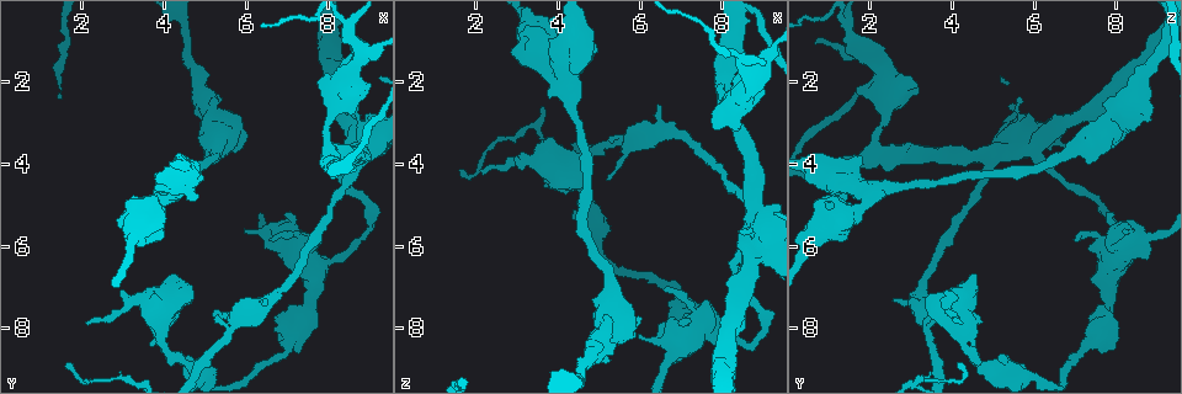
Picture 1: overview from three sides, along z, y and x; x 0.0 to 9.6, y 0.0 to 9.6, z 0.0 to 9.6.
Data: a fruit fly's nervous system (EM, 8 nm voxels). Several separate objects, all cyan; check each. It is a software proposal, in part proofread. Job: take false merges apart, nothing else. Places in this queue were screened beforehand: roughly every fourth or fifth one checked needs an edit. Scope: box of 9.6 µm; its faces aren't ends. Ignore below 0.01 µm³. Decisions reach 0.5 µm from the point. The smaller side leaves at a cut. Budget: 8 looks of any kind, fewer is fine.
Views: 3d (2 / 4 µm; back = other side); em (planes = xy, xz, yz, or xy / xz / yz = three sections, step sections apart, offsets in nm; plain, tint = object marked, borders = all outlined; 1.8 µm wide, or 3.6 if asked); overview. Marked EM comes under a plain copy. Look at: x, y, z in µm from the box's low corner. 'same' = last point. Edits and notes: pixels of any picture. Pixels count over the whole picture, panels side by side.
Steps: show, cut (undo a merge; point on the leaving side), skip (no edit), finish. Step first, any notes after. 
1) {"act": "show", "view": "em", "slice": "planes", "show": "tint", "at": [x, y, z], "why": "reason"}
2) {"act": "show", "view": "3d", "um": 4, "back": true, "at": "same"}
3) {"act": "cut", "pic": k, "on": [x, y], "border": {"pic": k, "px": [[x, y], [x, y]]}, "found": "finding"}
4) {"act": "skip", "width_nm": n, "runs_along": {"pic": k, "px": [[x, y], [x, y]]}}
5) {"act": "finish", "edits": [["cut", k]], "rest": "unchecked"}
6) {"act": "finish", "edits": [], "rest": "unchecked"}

{"act": "show", "view": "em", "um": 3.6, "slice": "planes", "show": "tint", "at": [4.30, 4.65, 1.90], "why": "sharp bend"}

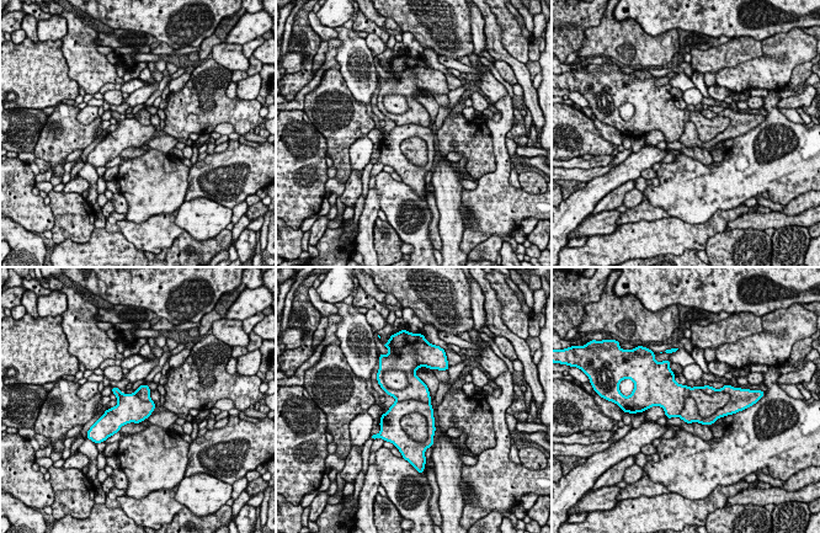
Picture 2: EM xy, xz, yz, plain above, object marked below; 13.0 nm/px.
{"act": "cut", "pic": 2, "on": [707, 404], "width_nm": 380, "border": {"pic": 2, "px": [[730, 394], [679, 416]]}, "found": "two neurons meet here"}

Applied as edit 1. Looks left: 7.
{"act": "show", "view": "overview"}

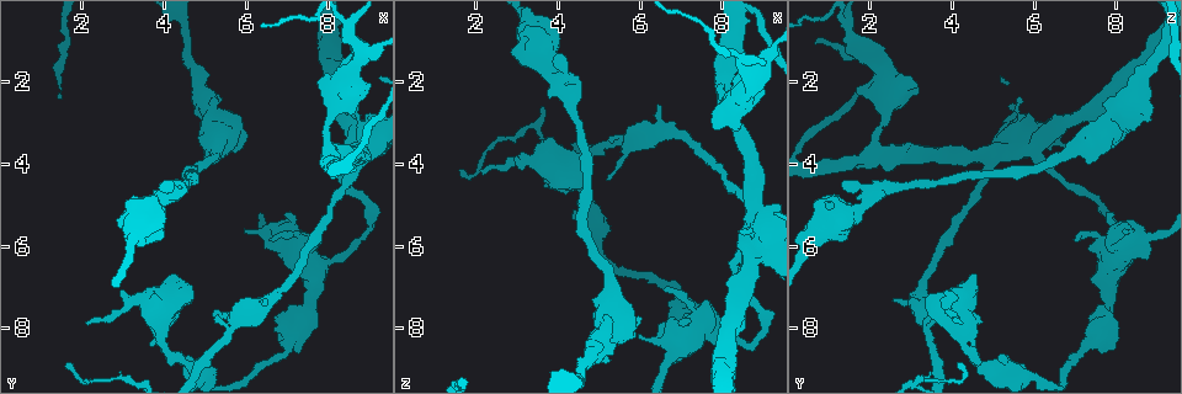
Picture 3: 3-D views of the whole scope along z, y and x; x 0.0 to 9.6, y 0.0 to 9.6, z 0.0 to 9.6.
{"act": "show", "view": "3d", "um": 4, "at": [8.00, 3.70, 2.10], "why": "arms part here"}

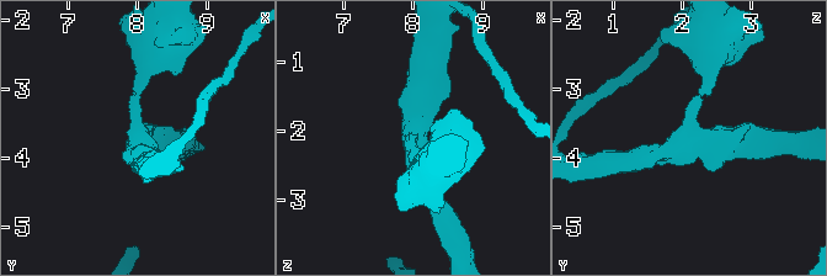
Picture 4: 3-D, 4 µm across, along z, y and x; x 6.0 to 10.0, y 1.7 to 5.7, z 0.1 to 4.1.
{"act": "show", "view": "em", "slice": "planes", "show": "borders", "at": [8.00, 3.60, 2.15], "arms": 3, "why": "shape alone is not enough"}

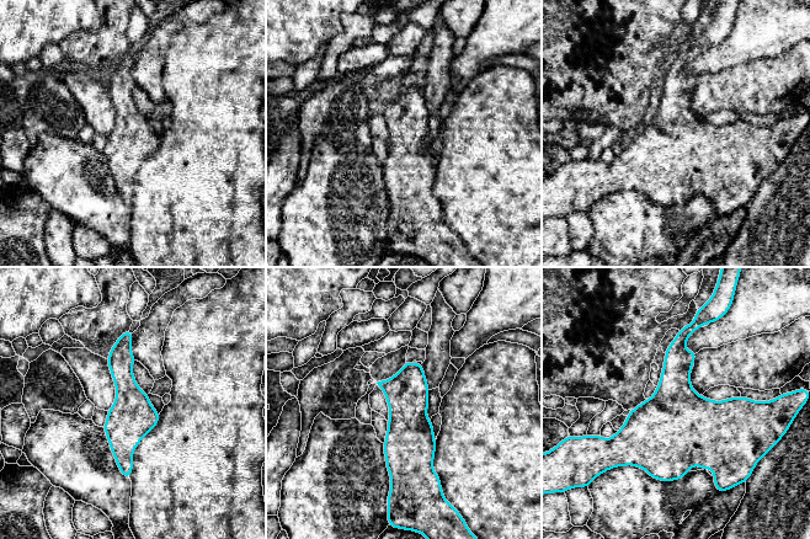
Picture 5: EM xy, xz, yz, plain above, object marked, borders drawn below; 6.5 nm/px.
{"act": "skip", "width_nm": 280, "found": "continuous, no second neuron"}

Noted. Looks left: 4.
{"act": "show", "view": "em", "slice": "planes", "show": "tint", "at": [8.85, 3.50, 5.90], "why": "sudden change in width"}

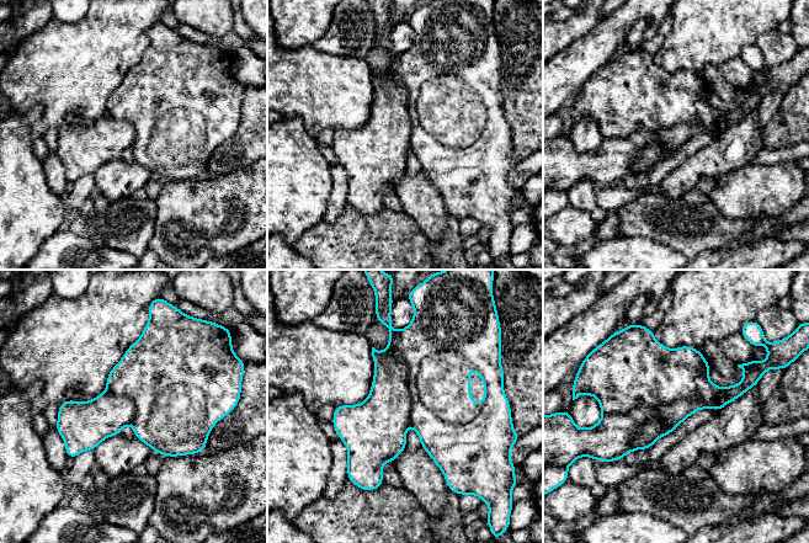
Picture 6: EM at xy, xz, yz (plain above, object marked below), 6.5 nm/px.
{"act": "cut", "pic": 6, "on": [645, 373], "border": {"pic": 6, "px": [[723, 388], [707, 402], [603, 414]]}, "found": "a second neuron is stuck on"}

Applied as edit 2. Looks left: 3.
{"act": "finish", "edits": [["cut", 2], ["cut", 6]], "rest": "unchecked"}

